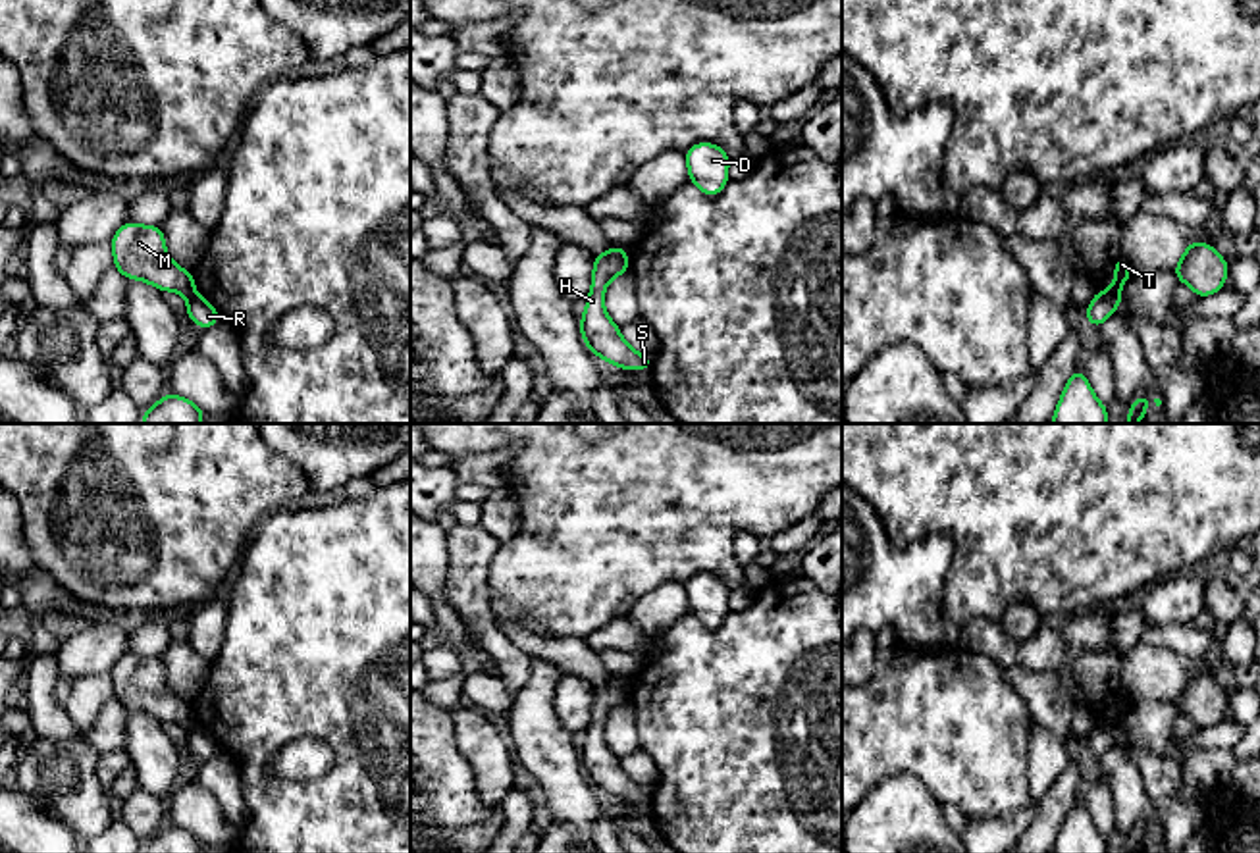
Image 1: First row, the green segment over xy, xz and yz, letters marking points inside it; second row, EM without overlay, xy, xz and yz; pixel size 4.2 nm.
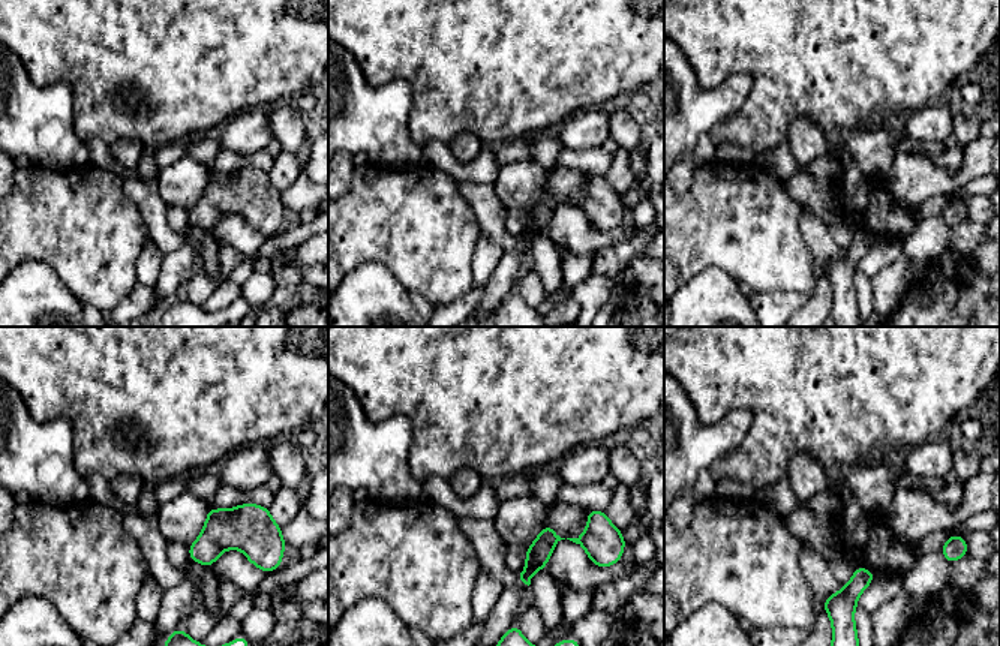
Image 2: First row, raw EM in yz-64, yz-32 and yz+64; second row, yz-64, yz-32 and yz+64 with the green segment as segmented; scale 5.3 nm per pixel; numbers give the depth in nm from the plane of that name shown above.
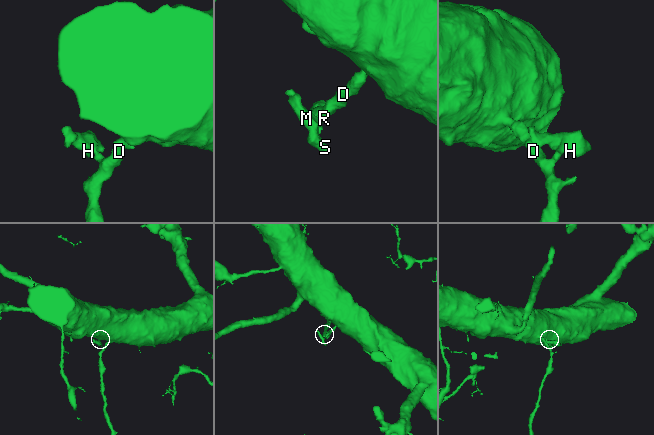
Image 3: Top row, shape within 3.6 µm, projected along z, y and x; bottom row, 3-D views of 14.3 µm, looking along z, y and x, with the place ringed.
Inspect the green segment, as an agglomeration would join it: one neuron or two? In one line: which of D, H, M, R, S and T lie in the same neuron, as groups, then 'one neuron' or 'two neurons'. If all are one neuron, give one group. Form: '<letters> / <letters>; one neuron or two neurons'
D R / H M S T; two neurons

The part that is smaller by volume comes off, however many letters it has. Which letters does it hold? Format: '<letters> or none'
H, M, S, T

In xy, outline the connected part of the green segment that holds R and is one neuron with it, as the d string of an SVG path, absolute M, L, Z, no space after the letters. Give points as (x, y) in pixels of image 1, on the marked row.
M198 293L187 297L187 318L200 325L202 331L222 322L218 310Z

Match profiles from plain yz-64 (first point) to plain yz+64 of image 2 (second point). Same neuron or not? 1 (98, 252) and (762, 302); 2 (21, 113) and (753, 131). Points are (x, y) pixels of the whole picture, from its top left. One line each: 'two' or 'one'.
1: two
2: two

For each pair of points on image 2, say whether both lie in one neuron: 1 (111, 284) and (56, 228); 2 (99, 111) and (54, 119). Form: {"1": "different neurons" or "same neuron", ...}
{"1": "same neuron", "2": "different neurons"}

